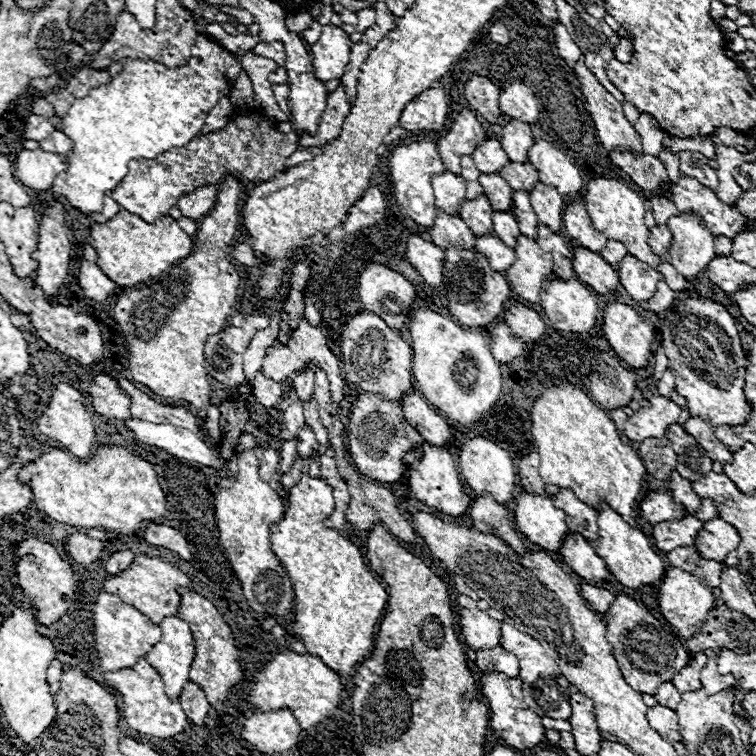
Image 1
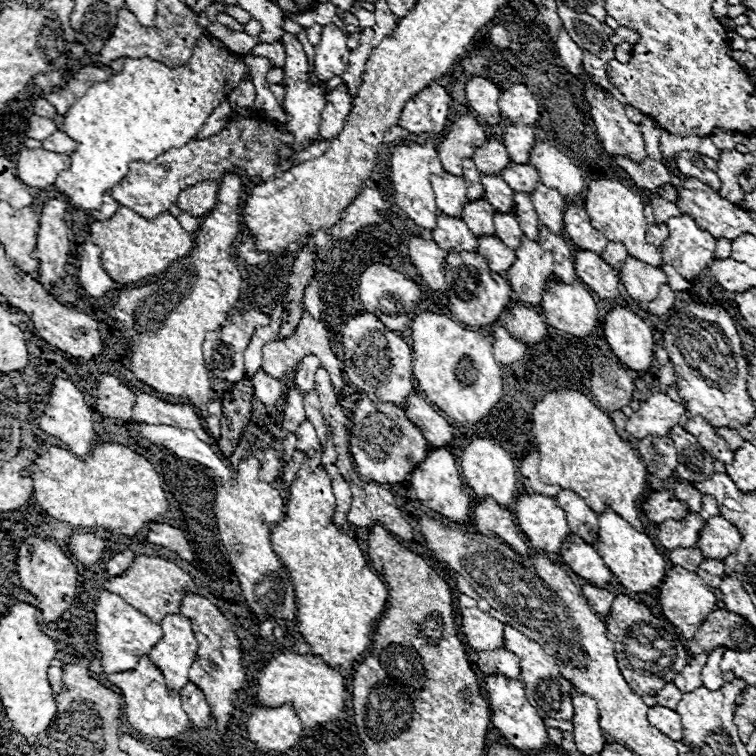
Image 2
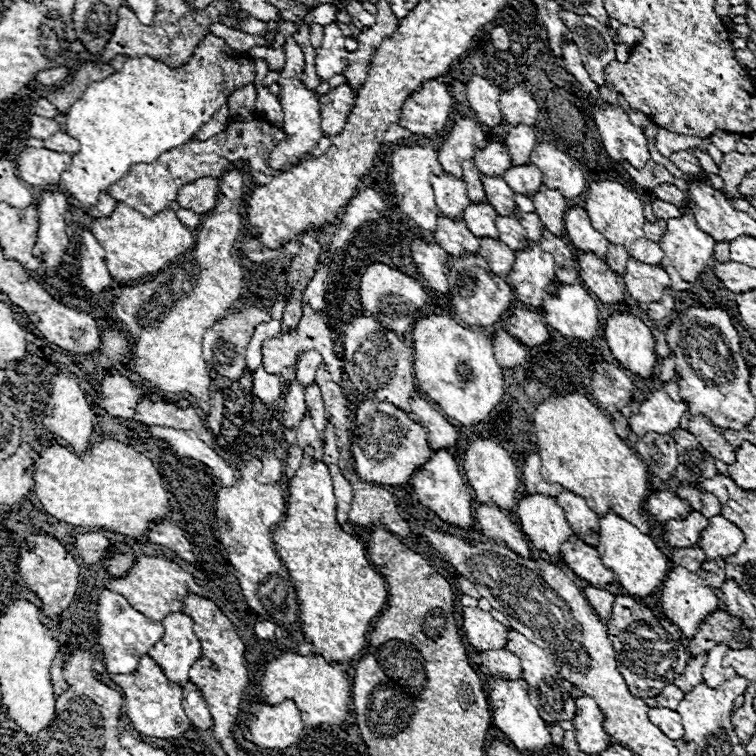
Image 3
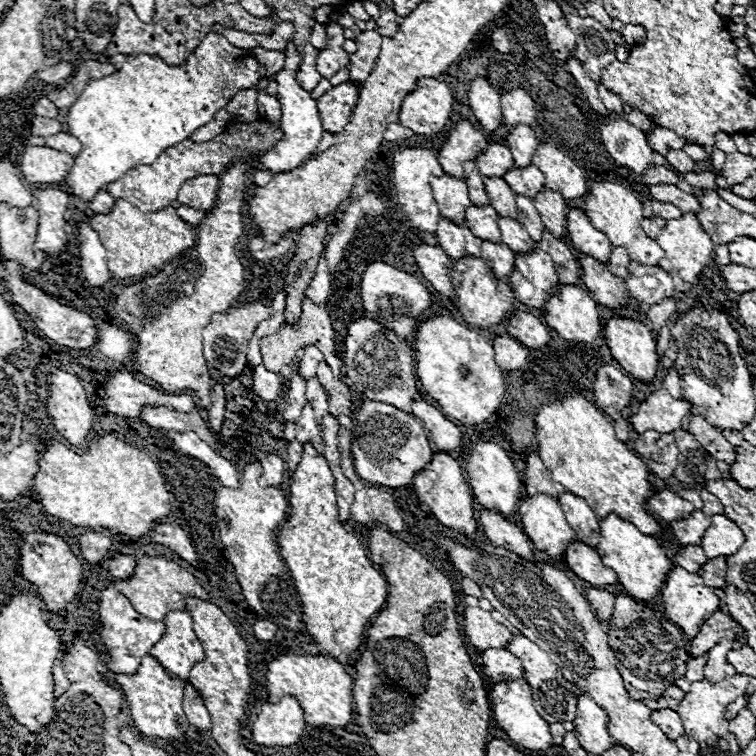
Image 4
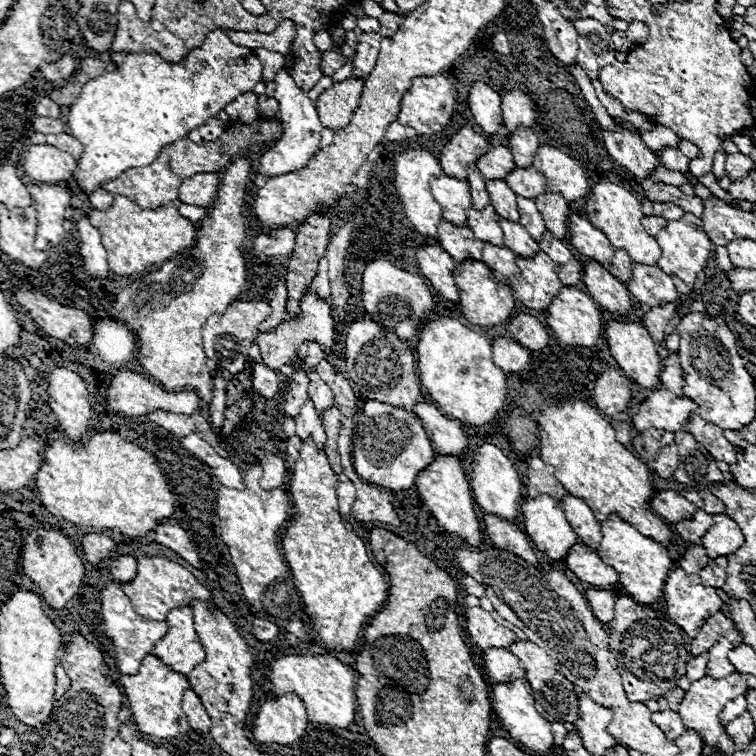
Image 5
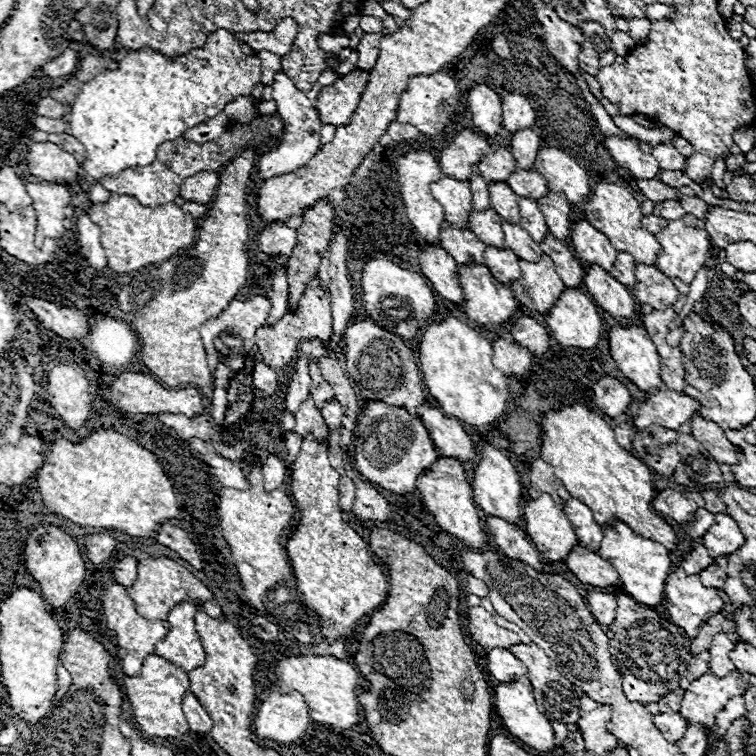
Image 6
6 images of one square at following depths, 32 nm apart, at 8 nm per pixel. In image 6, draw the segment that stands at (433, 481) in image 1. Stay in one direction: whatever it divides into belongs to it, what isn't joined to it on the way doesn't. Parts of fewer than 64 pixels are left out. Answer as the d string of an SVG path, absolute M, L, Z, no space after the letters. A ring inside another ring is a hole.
M439 457L416 482L426 510L436 518L436 522L450 534L458 536L466 546L484 548L488 542L486 530L482 528L478 510L472 500L472 488L466 480L463 464L455 458Z

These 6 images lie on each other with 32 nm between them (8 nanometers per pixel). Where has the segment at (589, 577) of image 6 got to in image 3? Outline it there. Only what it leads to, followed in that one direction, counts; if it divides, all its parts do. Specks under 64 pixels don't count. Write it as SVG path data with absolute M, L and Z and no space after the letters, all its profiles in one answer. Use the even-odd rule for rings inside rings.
M570 536L560 550L562 560L578 574L580 578L588 580L592 586L612 584L616 580L614 572L602 564L602 558L598 556L596 548L582 542L578 536Z

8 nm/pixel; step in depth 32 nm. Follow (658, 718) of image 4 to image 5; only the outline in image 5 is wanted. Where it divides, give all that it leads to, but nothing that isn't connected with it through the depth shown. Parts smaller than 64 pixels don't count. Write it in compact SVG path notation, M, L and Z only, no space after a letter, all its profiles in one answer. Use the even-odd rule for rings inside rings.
M662 710L662 712L654 712L652 714L654 724L658 724L658 728L662 728L662 732L666 734L668 740L676 740L678 736L682 736L686 732L682 718L678 716L678 712L672 710Z

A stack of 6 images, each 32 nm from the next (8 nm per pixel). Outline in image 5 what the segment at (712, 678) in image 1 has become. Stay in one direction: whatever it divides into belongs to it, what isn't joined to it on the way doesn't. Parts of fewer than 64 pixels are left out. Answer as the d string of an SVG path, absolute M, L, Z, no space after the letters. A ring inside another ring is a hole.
M724 636L718 638L718 642L708 650L710 654L710 660L708 660L708 668L706 668L706 674L712 676L714 680L720 680L732 672L736 672L736 668L730 664L728 660L728 652L730 648L734 648Z

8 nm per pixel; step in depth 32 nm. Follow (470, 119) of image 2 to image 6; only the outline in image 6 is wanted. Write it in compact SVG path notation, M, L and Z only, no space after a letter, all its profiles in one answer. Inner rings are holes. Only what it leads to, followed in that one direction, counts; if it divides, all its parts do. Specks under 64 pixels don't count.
M464 128L464 130L462 130L458 136L454 136L454 140L442 150L442 154L440 154L440 168L442 168L442 172L444 172L446 176L454 176L456 180L468 180L472 164L478 164L480 158L486 156L486 152L490 152L490 144L488 144L482 136L478 136L476 132Z

